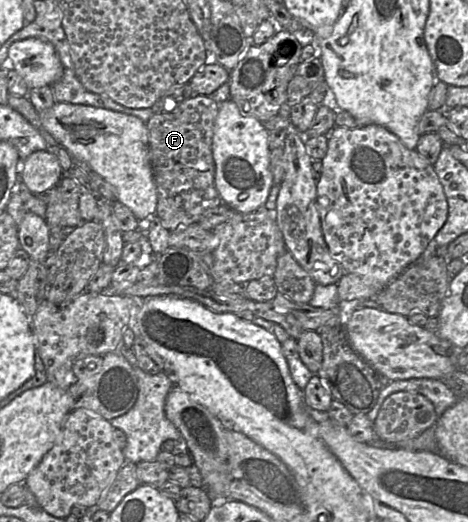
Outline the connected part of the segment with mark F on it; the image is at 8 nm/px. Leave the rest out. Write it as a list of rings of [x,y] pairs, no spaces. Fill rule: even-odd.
[[[196,94],[182,101],[171,112],[154,114],[146,123],[150,163],[157,190],[156,214],[170,232],[198,223],[206,210],[223,204],[215,186],[212,154],[218,104],[208,95]]]

